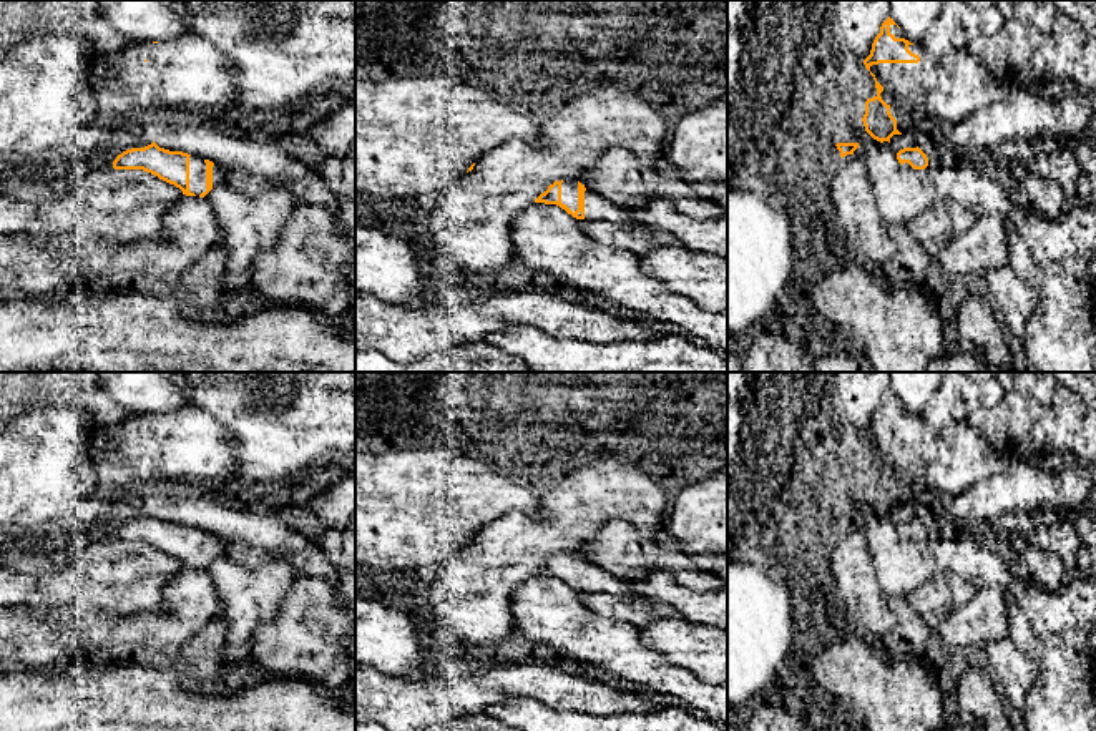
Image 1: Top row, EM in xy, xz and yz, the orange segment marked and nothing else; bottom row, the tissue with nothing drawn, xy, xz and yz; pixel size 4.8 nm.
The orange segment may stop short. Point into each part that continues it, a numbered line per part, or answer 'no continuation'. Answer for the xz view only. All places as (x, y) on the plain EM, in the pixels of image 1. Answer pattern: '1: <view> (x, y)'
1: xz (568, 559)

